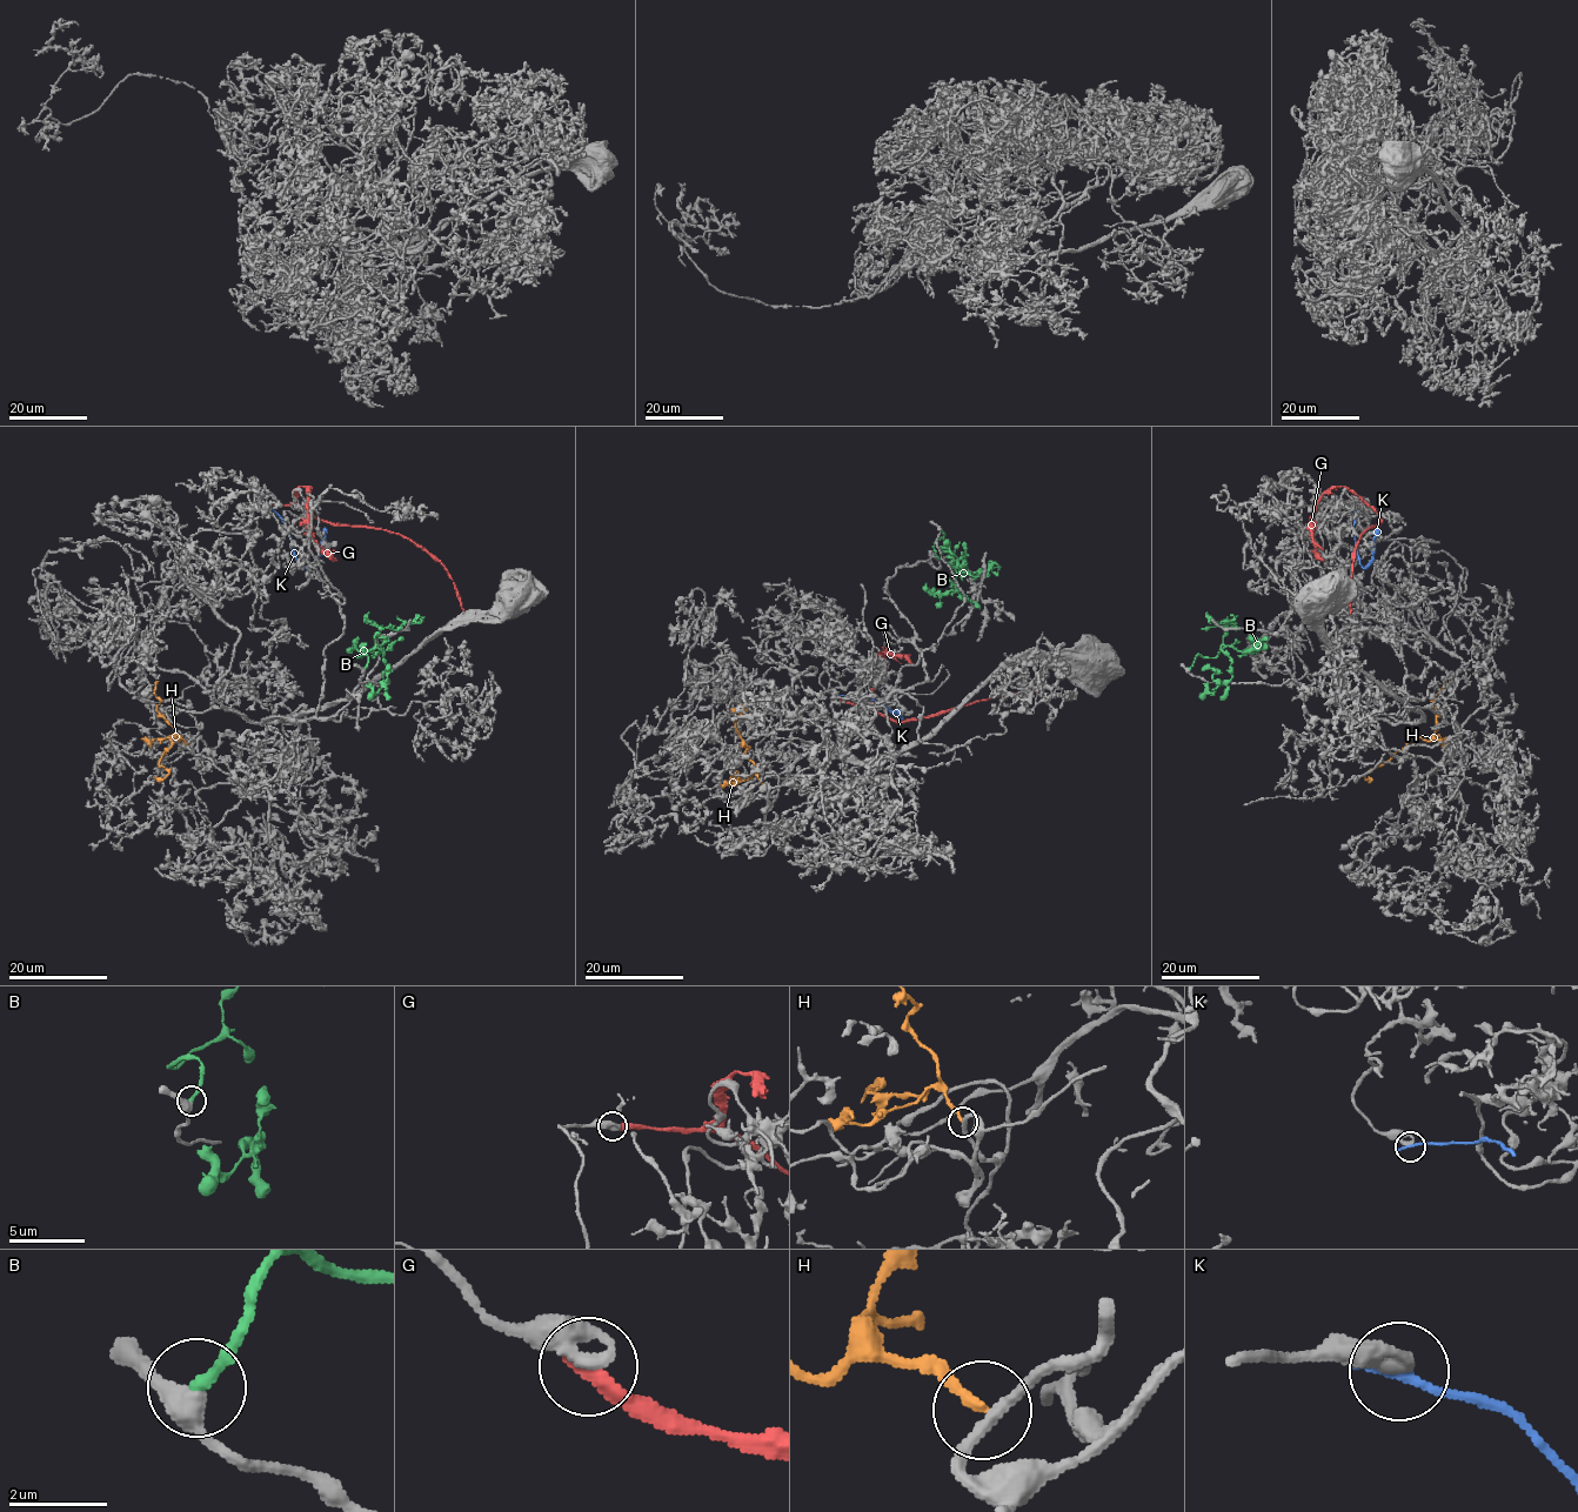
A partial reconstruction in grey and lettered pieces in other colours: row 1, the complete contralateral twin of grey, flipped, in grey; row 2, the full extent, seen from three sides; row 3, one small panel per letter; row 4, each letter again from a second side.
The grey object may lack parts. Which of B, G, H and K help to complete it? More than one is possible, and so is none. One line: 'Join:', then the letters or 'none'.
Join: B

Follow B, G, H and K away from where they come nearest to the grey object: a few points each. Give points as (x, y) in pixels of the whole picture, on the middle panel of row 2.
B: (941, 529), (942, 537), (934, 544), (941, 560), (963, 567), (974, 576), (998, 568), (996, 574), (991, 570)
G: (836, 695), (873, 708), (893, 720), (929, 717), (1001, 695), (1041, 690)
H: (763, 785), (735, 722), (744, 707), (731, 709)
K: (837, 696), (866, 694), (902, 717)

